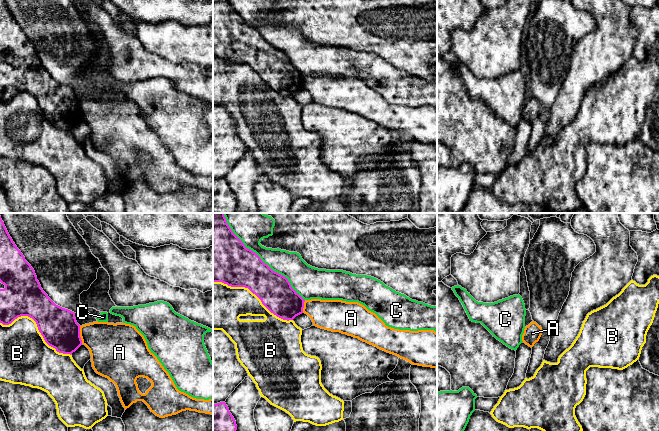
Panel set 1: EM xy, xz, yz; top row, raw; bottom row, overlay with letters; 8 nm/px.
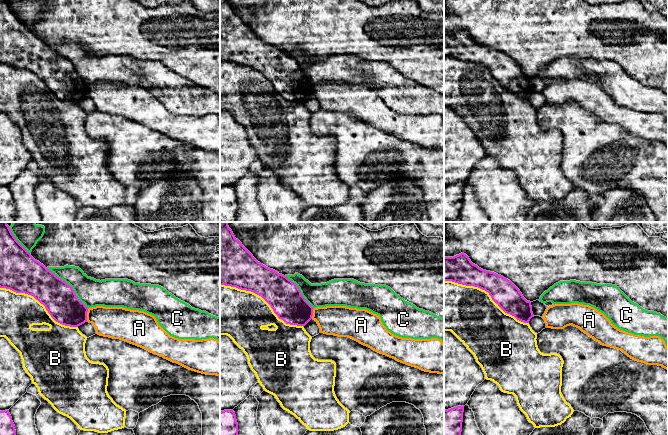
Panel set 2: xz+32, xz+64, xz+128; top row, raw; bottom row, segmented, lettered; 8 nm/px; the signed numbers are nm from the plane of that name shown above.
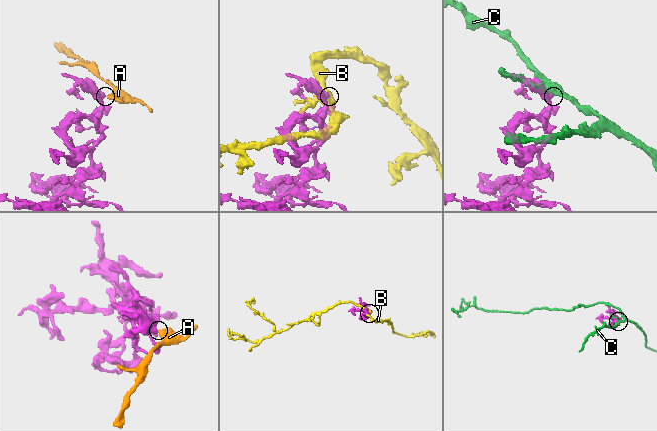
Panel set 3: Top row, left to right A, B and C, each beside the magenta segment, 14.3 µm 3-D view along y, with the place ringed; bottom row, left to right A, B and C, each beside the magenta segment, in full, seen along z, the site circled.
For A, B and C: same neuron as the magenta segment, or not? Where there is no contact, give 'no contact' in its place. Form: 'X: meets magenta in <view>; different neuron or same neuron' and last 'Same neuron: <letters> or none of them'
A: meets magenta in xy; different neuron
B: meets magenta in xy; different neuron
C: meets magenta in xz; different neuron
Same neuron: none of them

